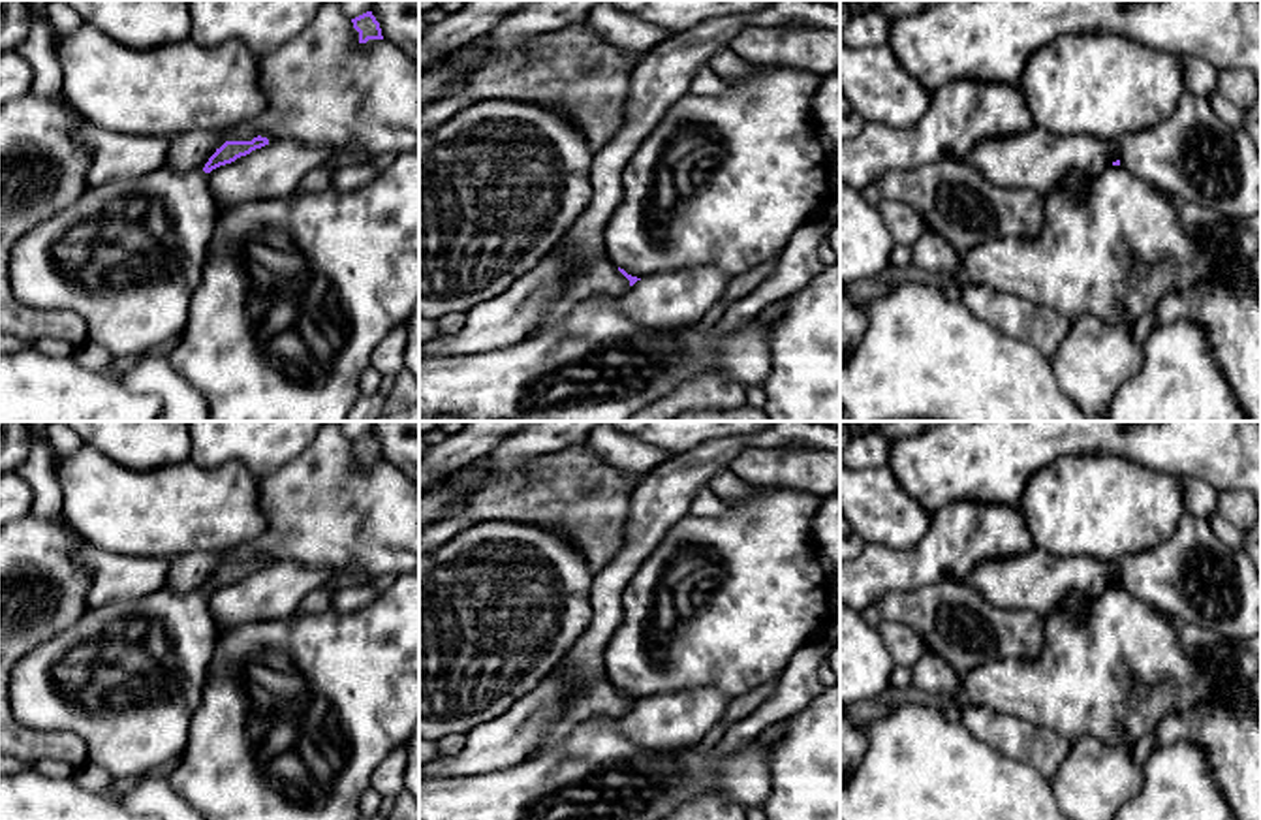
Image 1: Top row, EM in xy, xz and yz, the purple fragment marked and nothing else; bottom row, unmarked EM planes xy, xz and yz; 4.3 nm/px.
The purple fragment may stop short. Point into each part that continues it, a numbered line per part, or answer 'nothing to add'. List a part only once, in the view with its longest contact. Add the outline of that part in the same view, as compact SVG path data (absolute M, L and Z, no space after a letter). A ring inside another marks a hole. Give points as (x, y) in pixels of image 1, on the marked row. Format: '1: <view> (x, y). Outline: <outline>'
nothing to add

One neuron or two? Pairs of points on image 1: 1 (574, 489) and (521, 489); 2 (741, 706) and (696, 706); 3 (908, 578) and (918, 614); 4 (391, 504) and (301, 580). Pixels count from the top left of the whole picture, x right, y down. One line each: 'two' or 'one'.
1: one
2: two
3: two
4: two

